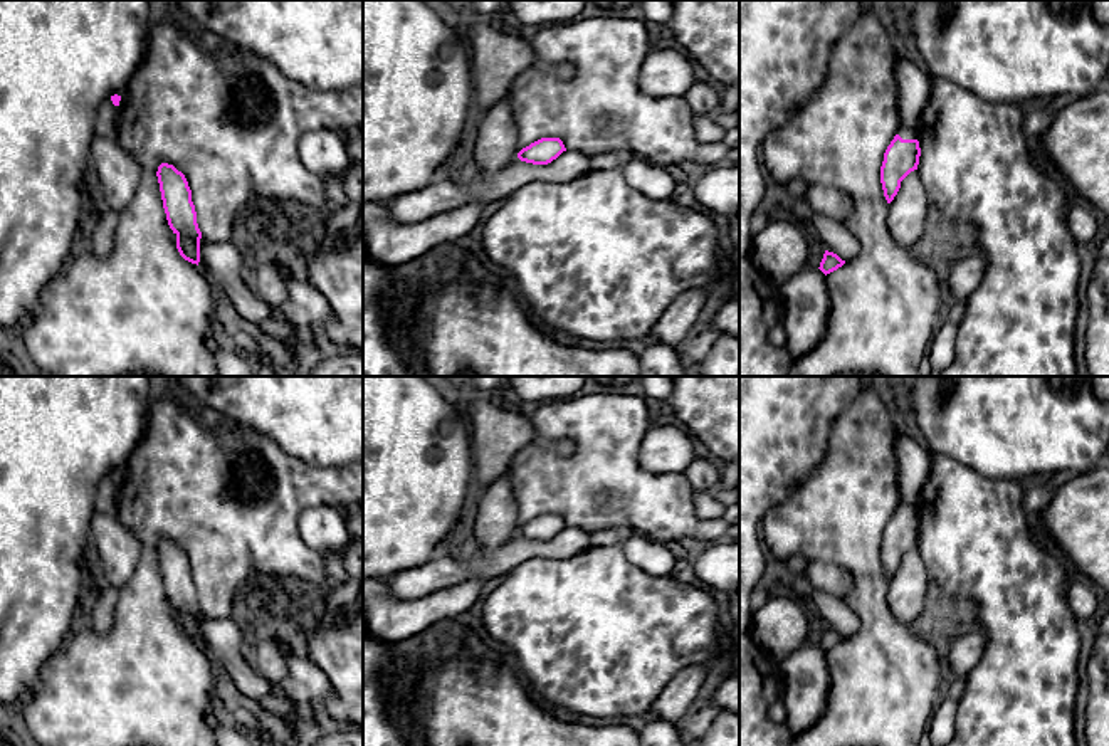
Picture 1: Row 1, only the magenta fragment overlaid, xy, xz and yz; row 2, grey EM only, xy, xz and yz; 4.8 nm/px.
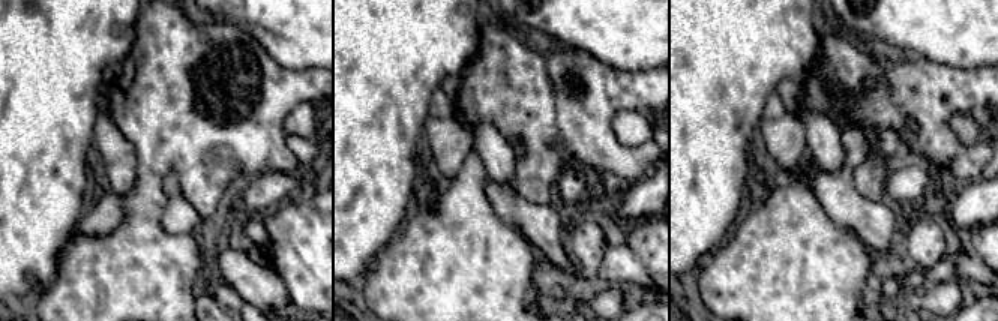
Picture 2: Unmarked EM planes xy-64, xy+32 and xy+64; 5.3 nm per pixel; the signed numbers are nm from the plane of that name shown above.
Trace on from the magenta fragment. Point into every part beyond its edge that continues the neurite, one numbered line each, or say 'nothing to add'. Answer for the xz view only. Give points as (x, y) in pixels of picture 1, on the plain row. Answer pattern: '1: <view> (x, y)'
nothing to add

